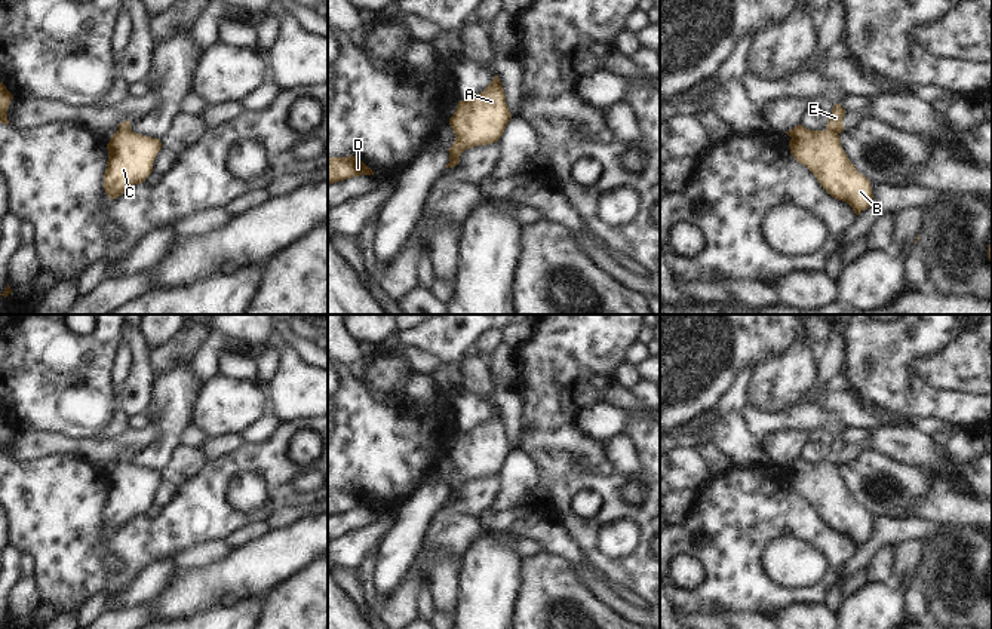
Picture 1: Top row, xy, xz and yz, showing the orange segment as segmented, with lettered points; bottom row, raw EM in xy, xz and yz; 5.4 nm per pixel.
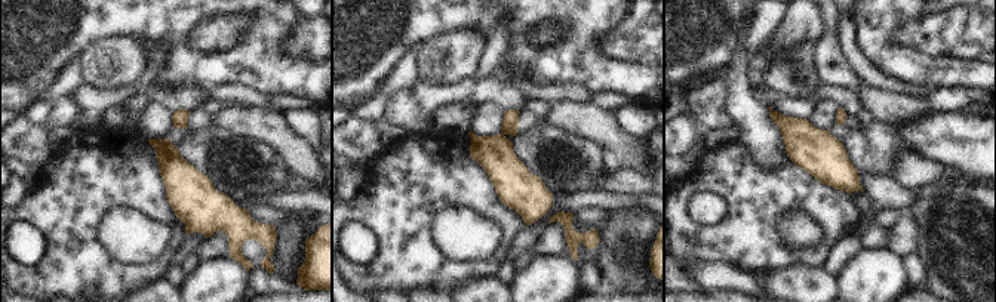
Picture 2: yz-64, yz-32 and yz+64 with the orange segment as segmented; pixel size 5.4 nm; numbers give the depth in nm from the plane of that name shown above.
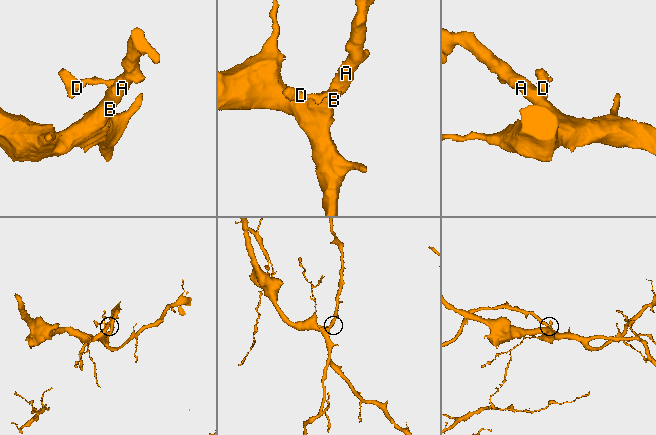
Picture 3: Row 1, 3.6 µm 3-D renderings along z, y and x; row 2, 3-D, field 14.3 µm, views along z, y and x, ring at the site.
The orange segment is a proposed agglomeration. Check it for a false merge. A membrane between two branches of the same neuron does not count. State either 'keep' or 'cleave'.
cleave

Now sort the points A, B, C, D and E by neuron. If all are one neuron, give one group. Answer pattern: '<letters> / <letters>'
A B C / D E

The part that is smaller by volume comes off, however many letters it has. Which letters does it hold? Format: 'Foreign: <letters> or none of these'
Foreign: D, E

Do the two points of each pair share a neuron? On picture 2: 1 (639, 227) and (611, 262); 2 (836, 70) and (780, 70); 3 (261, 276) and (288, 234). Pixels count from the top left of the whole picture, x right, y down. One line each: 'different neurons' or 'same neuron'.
1: same neuron
2: different neurons
3: different neurons

